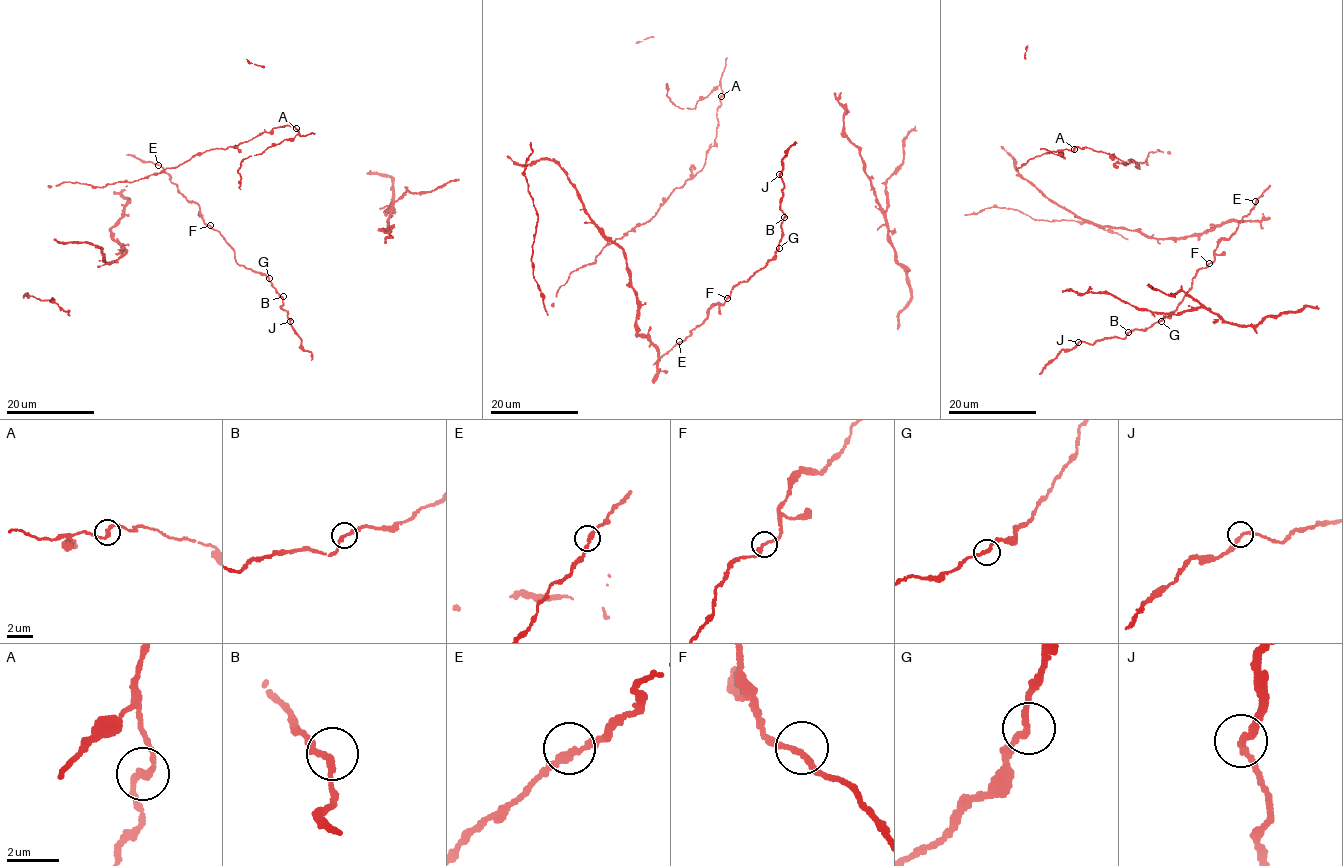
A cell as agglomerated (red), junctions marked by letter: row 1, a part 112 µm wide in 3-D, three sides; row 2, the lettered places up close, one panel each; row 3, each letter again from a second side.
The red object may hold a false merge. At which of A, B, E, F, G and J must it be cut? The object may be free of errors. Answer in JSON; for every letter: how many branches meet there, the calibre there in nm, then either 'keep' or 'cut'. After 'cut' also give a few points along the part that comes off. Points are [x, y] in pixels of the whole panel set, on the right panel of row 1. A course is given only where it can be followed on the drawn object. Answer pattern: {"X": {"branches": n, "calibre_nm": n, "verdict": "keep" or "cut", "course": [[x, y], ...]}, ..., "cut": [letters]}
{"A": {"branches": 2, "calibre_nm": 240, "verdict": "keep"}, "B": {"branches": 2, "calibre_nm": 240, "verdict": "keep"}, "E": {"branches": 2, "calibre_nm": 240, "verdict": "keep"}, "F": {"branches": 2, "calibre_nm": 260, "verdict": "keep"}, "G": {"branches": 2, "calibre_nm": 240, "verdict": "keep"}, "J": {"branches": 2, "calibre_nm": 240, "verdict": "keep"}, "cut": []}

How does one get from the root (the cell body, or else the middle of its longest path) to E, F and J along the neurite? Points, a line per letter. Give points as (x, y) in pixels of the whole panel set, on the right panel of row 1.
E: (1167, 316), (1176, 309), (1198, 269), (1213, 262), (1219, 241), (1229, 239), (1255, 201)
F: (1167, 316), (1176, 309), (1198, 269), (1209, 263)
J: (1167, 316), (1148, 328), (1129, 331), (1125, 338), (1103, 338), (1089, 344), (1078, 342)

